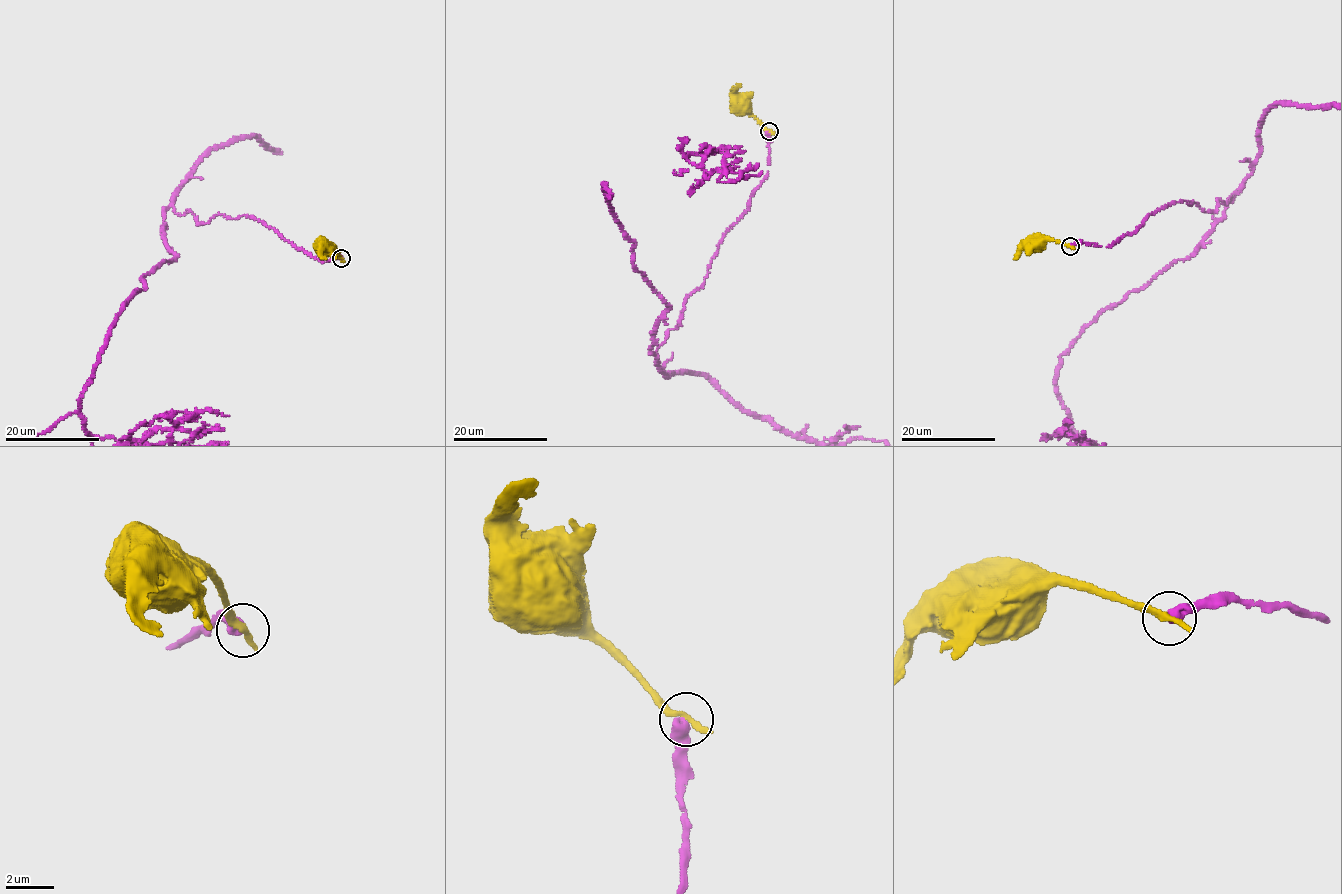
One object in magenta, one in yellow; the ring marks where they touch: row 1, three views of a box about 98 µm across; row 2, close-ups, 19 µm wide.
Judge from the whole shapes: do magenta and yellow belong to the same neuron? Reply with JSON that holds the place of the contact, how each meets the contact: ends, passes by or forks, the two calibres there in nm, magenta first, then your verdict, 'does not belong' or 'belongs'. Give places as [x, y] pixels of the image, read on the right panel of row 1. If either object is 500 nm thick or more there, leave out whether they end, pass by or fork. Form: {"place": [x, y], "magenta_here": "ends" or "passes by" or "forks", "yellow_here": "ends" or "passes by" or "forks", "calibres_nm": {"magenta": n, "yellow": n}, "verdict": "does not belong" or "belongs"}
{"place": [1070, 246], "calibres_nm": {"magenta": 500, "yellow": 360}, "verdict": "does not belong"}

